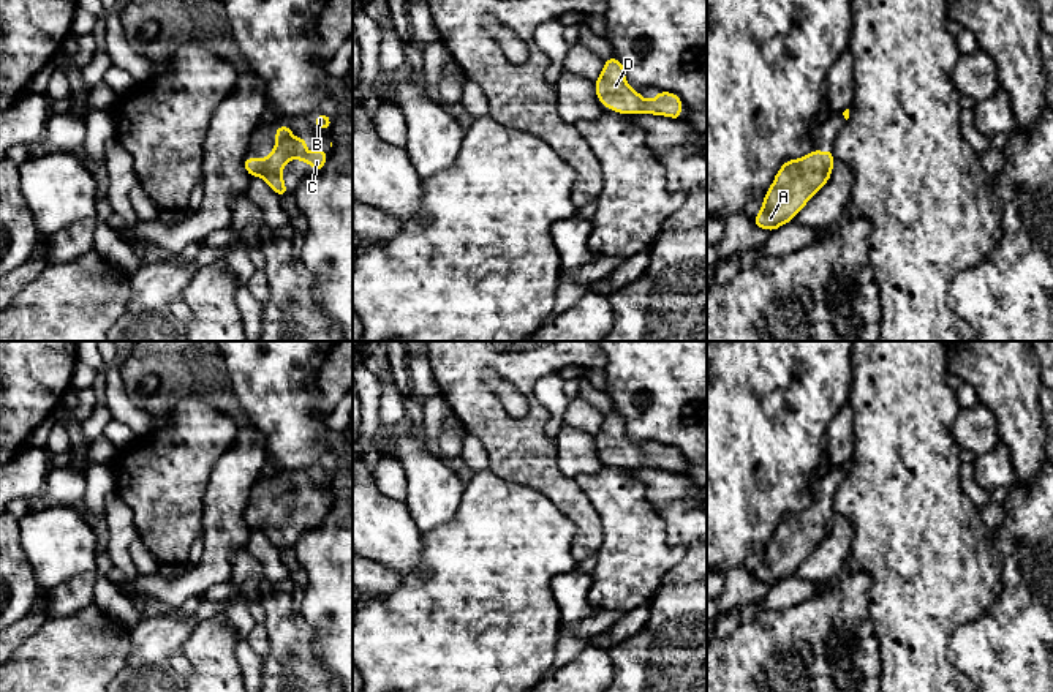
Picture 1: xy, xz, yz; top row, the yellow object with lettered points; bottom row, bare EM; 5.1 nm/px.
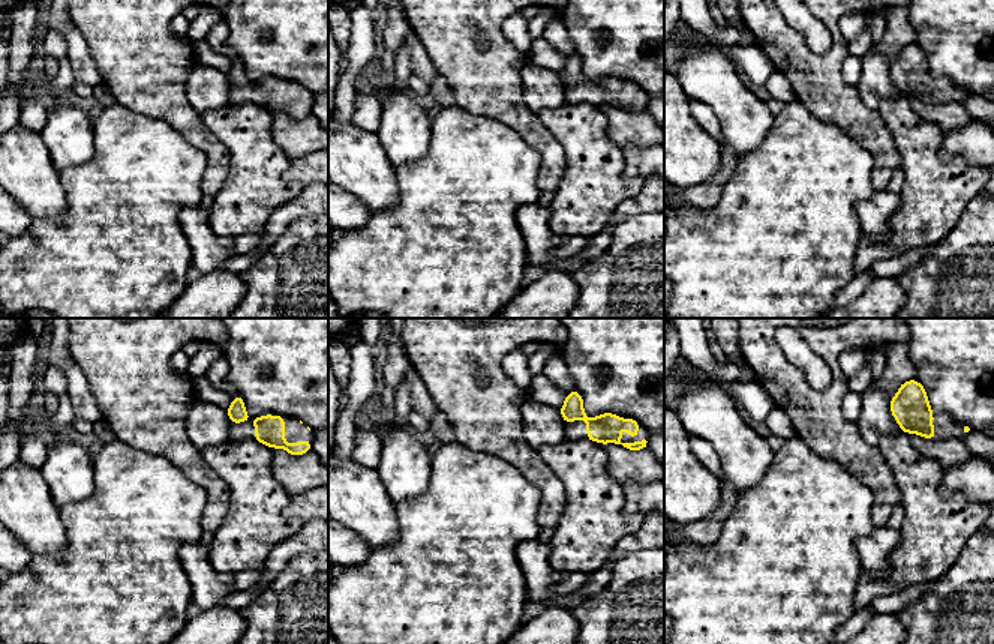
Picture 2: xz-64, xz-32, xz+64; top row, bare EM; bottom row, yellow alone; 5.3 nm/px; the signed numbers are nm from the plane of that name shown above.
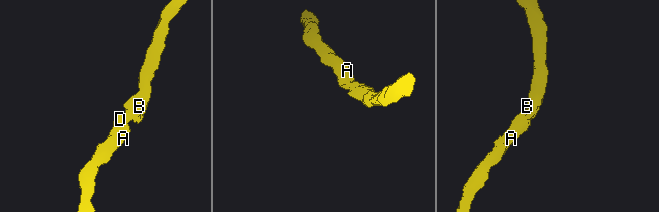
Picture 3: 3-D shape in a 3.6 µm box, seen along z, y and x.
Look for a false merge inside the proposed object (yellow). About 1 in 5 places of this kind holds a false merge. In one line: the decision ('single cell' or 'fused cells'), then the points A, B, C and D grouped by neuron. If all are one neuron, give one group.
single cell; A B C D

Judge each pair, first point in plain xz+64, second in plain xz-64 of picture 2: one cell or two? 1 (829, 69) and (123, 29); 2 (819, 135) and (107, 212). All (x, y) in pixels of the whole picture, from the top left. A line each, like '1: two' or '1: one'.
1: one
2: one

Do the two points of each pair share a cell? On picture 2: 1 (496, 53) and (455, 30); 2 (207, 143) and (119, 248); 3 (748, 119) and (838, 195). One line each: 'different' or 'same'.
1: same
2: different
3: different

